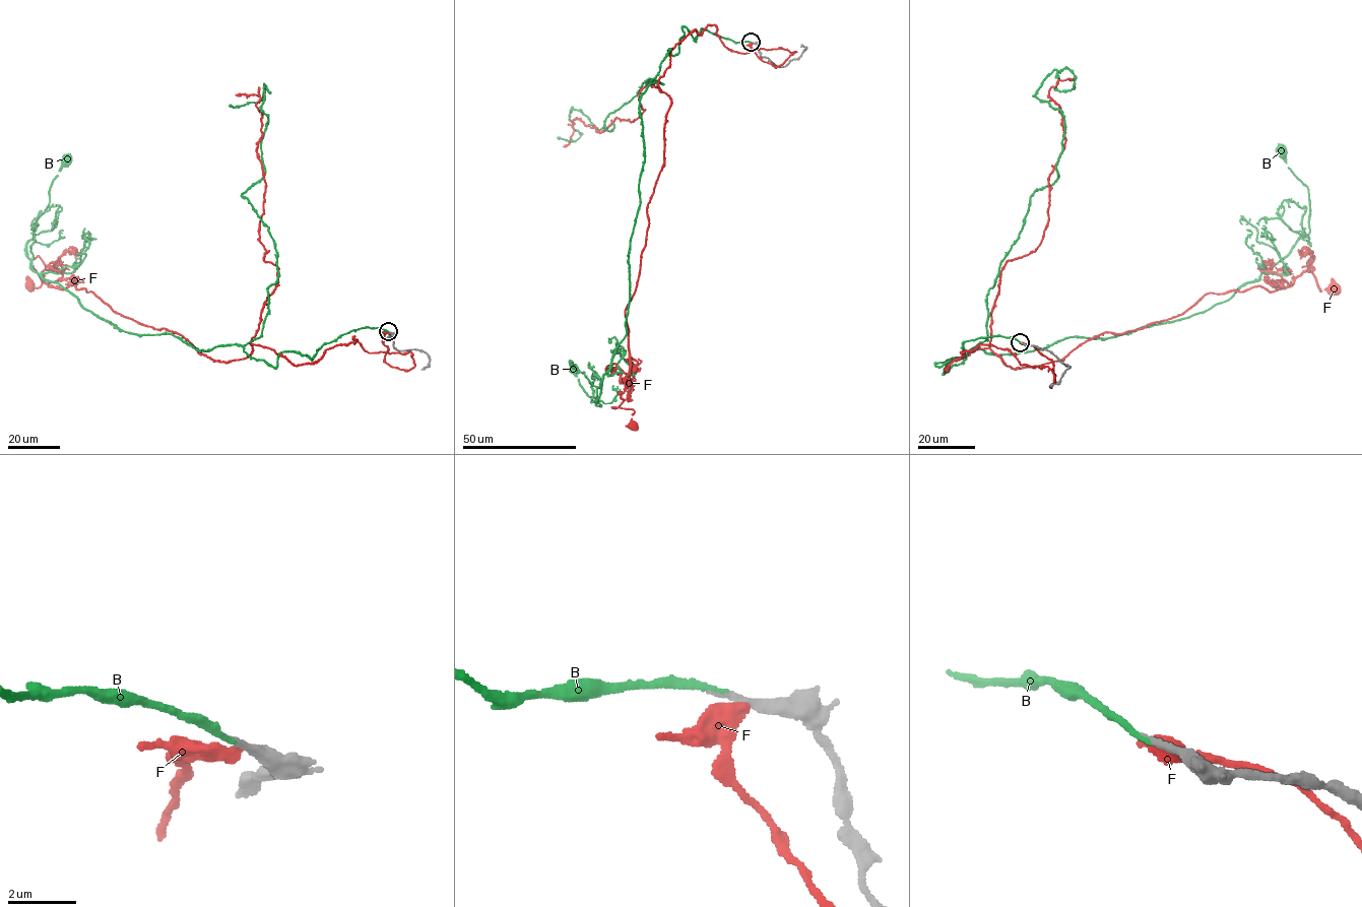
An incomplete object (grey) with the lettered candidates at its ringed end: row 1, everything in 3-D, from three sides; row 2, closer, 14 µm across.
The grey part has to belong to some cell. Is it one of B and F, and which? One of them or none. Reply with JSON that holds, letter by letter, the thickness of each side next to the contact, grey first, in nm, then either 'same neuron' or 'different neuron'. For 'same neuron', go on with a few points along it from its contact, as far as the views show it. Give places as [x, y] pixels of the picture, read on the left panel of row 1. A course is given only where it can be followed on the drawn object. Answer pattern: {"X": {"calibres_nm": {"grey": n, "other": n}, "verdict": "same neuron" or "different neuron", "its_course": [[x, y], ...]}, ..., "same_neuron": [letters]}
{"B": {"calibres_nm": {"grey": 200, "other": 140}, "verdict": "same neuron", "its_course": [[388, 331], [352, 329], [273, 367], [240, 344], [120, 330], [29, 267], [66, 158]]}, "F": {"calibres_nm": {"grey": 320, "other": 440}, "verdict": "different neuron"}, "same_neuron": ["B"]}

